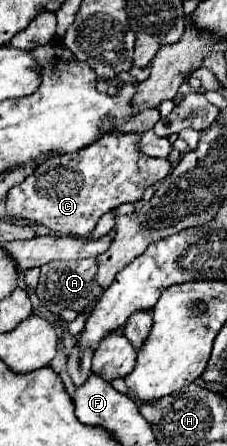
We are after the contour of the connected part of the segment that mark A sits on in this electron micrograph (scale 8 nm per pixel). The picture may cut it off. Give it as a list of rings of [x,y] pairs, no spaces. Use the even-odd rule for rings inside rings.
[[[75,259],[75,261],[53,261],[51,265],[41,267],[41,279],[37,287],[37,297],[41,305],[51,313],[61,313],[63,309],[73,309],[81,313],[91,303],[97,303],[103,295],[103,287],[97,285],[95,273],[97,273],[97,259]],[[59,265],[59,269],[55,269]]]

